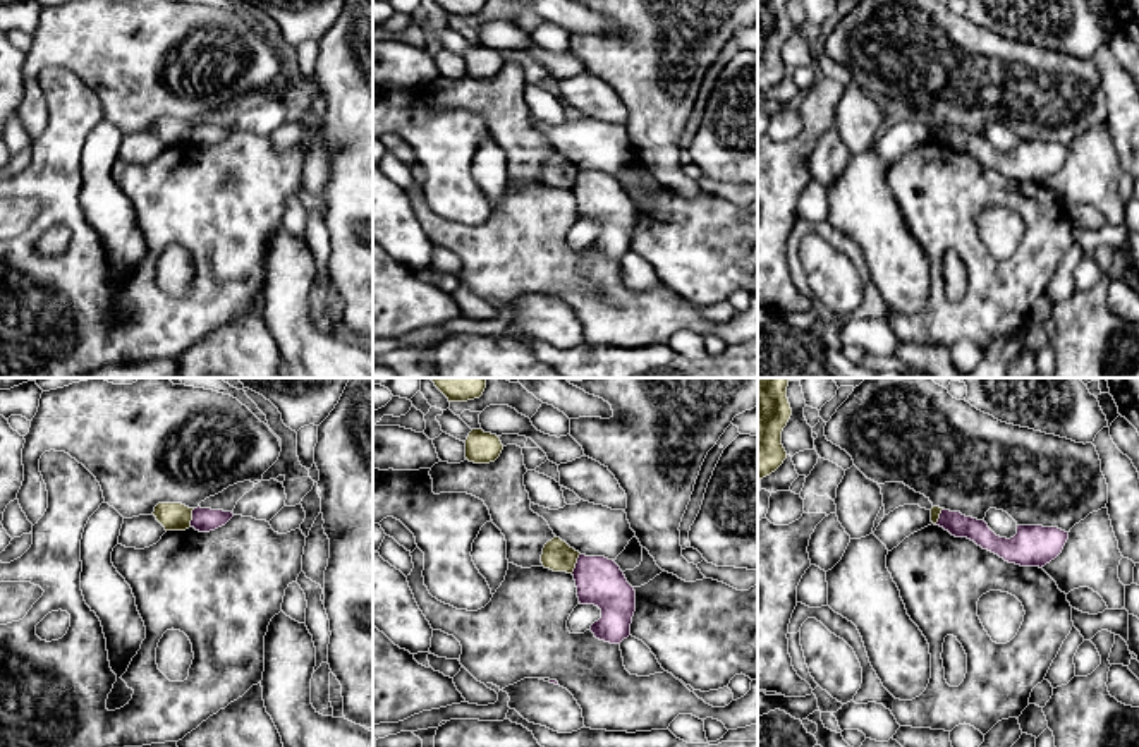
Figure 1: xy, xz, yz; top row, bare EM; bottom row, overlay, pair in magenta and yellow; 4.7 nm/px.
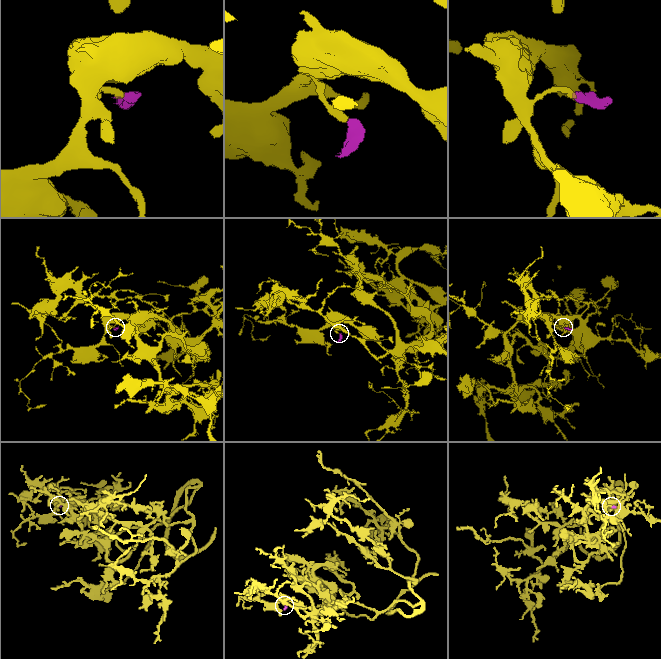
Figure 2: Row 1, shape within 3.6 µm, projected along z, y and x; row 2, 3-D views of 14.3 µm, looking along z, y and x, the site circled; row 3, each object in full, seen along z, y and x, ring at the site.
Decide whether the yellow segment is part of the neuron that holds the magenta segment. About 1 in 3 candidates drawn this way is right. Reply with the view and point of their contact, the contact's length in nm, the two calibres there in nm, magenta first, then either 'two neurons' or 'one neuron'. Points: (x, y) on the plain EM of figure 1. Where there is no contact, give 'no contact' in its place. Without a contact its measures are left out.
xz (576, 179) | 100 nm | 220/140 nm | two neurons

